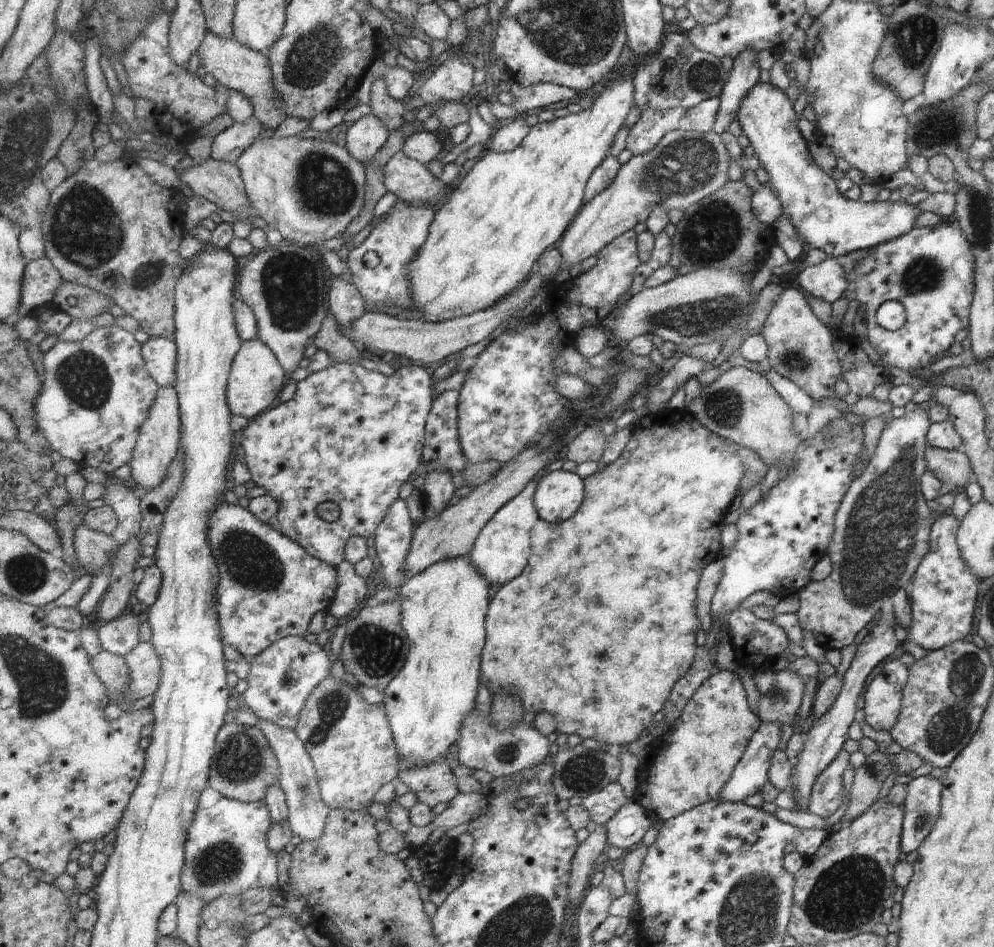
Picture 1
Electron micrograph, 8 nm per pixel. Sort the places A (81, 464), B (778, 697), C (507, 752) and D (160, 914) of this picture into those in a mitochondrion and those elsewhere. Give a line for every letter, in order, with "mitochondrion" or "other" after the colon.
A: other
B: mitochondrion
C: mitochondrion
D: other

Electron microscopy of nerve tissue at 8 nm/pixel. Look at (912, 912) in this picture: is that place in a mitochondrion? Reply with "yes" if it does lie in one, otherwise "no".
no

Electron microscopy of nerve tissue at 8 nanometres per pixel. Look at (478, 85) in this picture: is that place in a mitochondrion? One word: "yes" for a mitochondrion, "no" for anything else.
no

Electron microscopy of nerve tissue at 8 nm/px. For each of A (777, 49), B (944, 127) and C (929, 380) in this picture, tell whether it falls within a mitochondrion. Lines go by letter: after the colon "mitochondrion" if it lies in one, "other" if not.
A: other
B: mitochondrion
C: other

